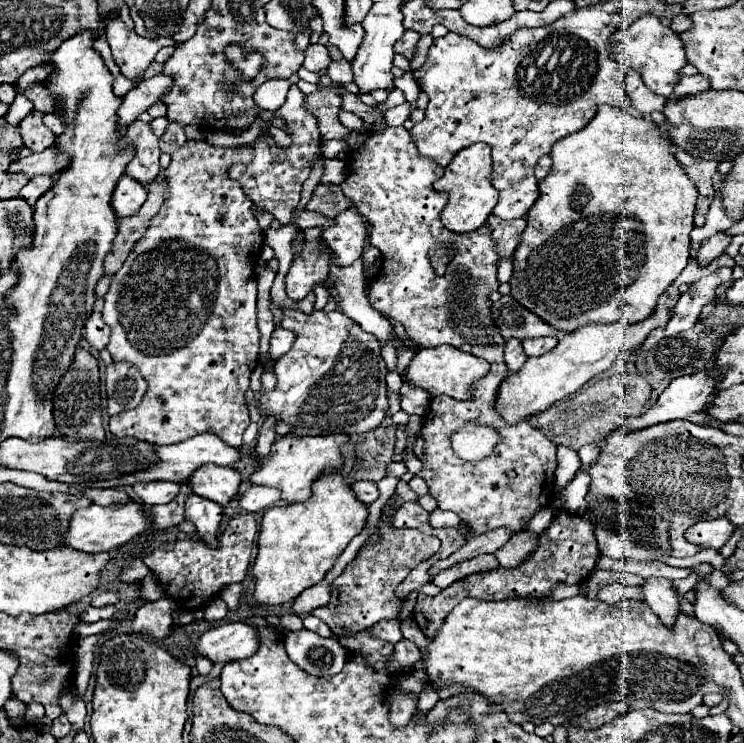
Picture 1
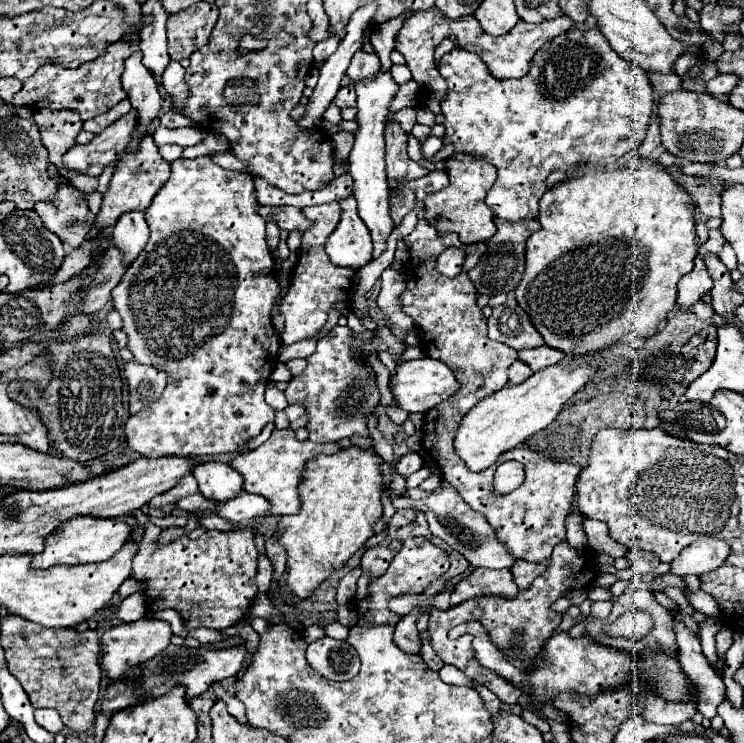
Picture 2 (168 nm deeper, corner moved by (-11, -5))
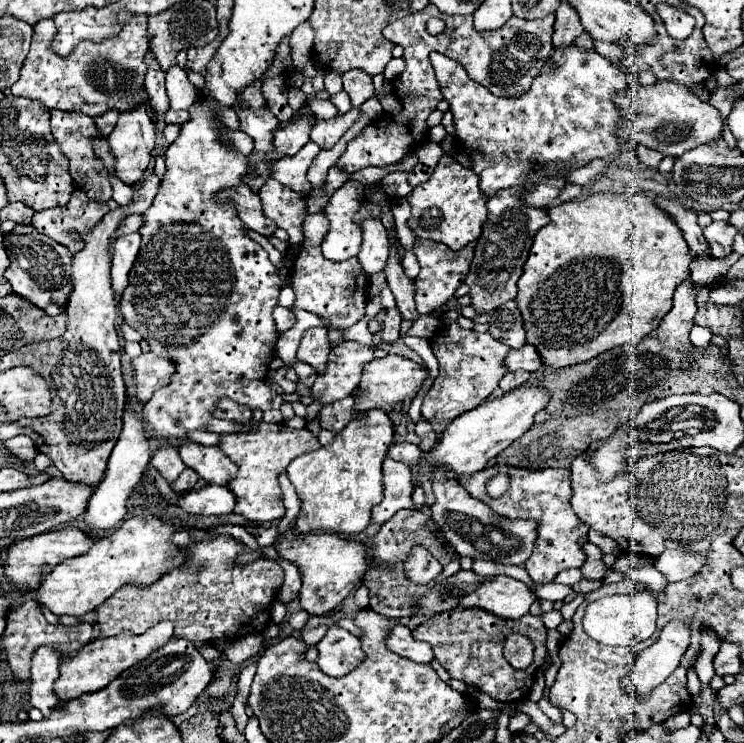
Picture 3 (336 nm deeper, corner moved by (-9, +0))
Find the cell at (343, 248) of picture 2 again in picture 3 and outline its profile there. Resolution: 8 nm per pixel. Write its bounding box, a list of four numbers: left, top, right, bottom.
[321,180,363,262]

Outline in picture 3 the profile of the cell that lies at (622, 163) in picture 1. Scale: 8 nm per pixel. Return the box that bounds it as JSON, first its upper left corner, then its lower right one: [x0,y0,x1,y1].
[515,192,693,368]

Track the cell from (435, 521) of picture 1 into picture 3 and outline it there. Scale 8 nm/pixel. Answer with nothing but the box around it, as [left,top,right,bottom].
[431,470,537,564]

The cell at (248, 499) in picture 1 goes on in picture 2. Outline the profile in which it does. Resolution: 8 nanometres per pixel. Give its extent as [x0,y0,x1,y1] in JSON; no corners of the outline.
[217,491,271,523]

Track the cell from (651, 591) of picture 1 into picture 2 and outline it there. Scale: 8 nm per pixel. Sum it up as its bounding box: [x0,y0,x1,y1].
[669,609,725,719]

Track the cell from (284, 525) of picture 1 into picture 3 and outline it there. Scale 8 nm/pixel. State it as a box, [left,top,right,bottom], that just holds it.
[287,408,393,536]

